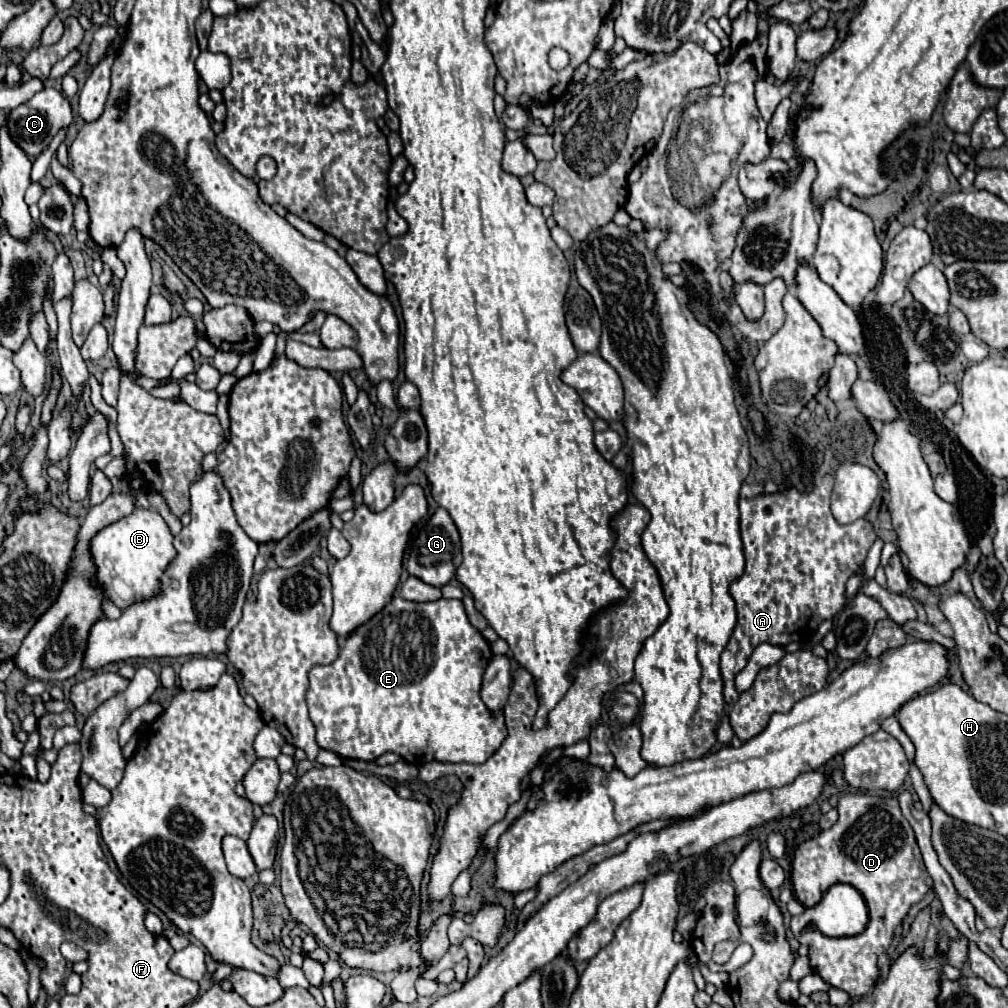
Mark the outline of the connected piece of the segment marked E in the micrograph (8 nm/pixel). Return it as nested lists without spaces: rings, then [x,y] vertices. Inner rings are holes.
[[[393,596],[379,614],[345,638],[335,662],[311,670],[305,698],[317,744],[341,758],[367,762],[377,760],[385,752],[395,752],[415,766],[433,760],[483,764],[507,738],[503,712],[491,712],[479,694],[483,672],[491,656],[489,642],[469,624],[461,600],[439,598],[435,602],[417,604]]]

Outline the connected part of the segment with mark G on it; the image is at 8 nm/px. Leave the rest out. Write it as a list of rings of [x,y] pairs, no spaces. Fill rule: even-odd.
[[[437,508],[429,516],[429,520],[419,526],[415,538],[411,540],[409,550],[411,552],[409,552],[409,560],[407,560],[407,570],[411,576],[417,576],[419,580],[423,580],[431,586],[439,586],[439,588],[455,576],[455,570],[461,564],[461,540],[459,540],[459,532],[445,508]]]

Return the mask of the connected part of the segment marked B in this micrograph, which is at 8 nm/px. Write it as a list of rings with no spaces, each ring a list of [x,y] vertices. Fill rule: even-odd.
[[[135,508],[133,514],[101,528],[89,544],[89,554],[97,568],[95,582],[105,592],[105,596],[123,608],[127,602],[139,602],[139,598],[151,598],[159,590],[159,574],[167,568],[167,562],[175,558],[173,534],[155,510]]]

